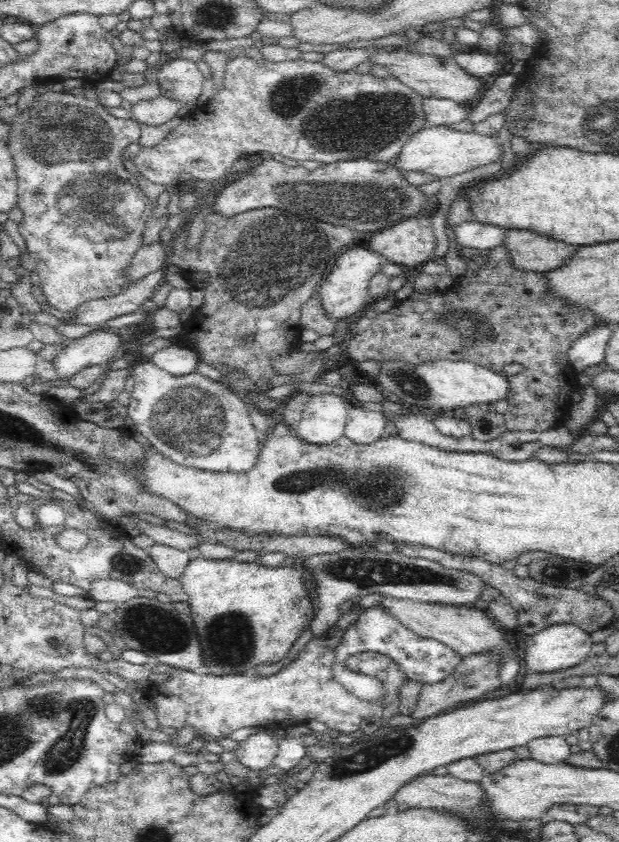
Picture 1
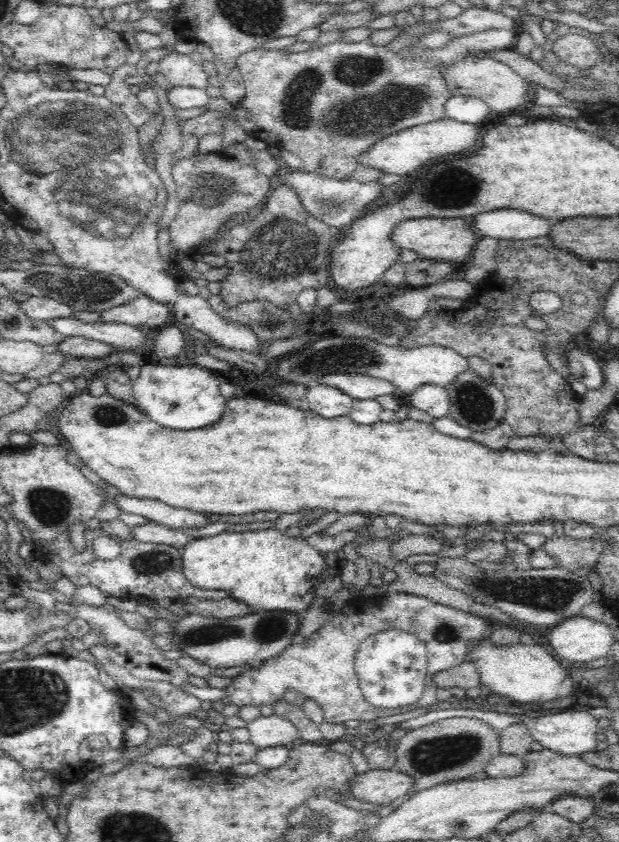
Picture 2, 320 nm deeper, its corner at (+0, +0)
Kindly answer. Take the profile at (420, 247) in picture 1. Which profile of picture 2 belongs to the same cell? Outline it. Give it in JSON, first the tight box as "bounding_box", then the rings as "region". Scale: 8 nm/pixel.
{"bounding_box":[391,217,481,262],"region":[[[468,217],[406,219],[394,227],[391,237],[396,246],[414,250],[422,259],[448,262],[466,261],[473,251],[473,246],[481,238],[479,232],[476,233],[476,230],[473,230],[472,220]]]}

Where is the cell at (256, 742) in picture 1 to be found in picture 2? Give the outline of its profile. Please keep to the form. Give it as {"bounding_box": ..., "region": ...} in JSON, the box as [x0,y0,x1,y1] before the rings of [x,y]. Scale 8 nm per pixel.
{"bounding_box":[247,713,299,748],"region":[[[272,713],[261,715],[247,722],[250,730],[250,742],[257,748],[264,746],[290,746],[299,741],[297,728],[291,720]]]}

